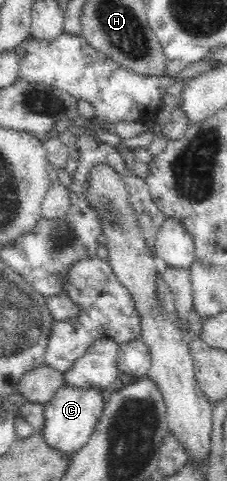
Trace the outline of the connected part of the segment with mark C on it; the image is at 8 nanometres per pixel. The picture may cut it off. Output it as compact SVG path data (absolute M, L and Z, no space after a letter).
M65 383L56 393L53 398L47 404L43 405L45 411L45 428L43 428L43 435L45 435L45 439L47 439L47 443L49 445L53 445L55 447L59 447L64 454L67 452L77 452L77 450L81 449L95 430L97 426L99 418L101 418L101 414L103 414L103 410L105 408L105 398L103 398L103 394L106 394L106 390L101 389L101 387L81 387L75 385L69 385L69 383Z

